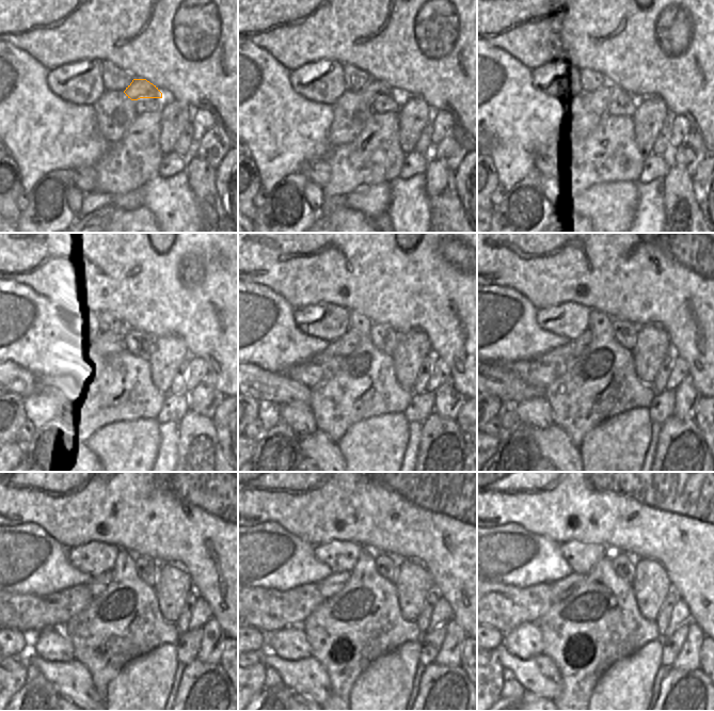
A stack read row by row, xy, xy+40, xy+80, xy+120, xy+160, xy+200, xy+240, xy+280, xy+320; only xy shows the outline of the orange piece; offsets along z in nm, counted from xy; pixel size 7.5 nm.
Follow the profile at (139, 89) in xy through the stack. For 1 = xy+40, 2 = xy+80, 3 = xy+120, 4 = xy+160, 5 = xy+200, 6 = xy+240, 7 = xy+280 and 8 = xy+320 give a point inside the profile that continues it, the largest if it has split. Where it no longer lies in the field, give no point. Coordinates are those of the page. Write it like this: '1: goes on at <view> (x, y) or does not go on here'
1: goes on at xy+40 (369, 93)
2: goes on at xy+80 (601, 100)
3: goes on at xy+120 (112, 343)
4: goes on at xy+160 (350, 340)
5: goes on at xy+200 (581, 343)
6: goes on at xy+240 (97, 584)
7: goes on at xy+280 (333, 584)
8: goes on at xy+320 (562, 588)

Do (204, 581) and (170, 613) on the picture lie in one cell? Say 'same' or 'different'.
different

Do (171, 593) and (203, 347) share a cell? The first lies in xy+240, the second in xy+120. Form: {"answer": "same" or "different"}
{"answer": "different"}

